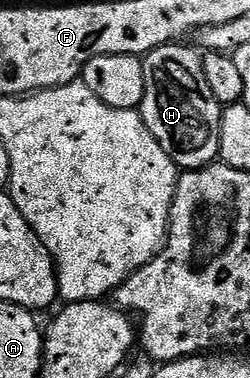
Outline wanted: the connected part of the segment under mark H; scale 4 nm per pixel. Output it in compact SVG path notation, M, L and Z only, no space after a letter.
M172 43L157 47L153 52L146 54L143 66L145 67L145 95L141 112L143 121L149 131L165 147L168 155L174 159L180 170L190 171L204 169L219 157L219 136L223 122L224 106L213 99L213 91L209 91L209 83L205 79L203 58L194 48L186 49L186 44Z

